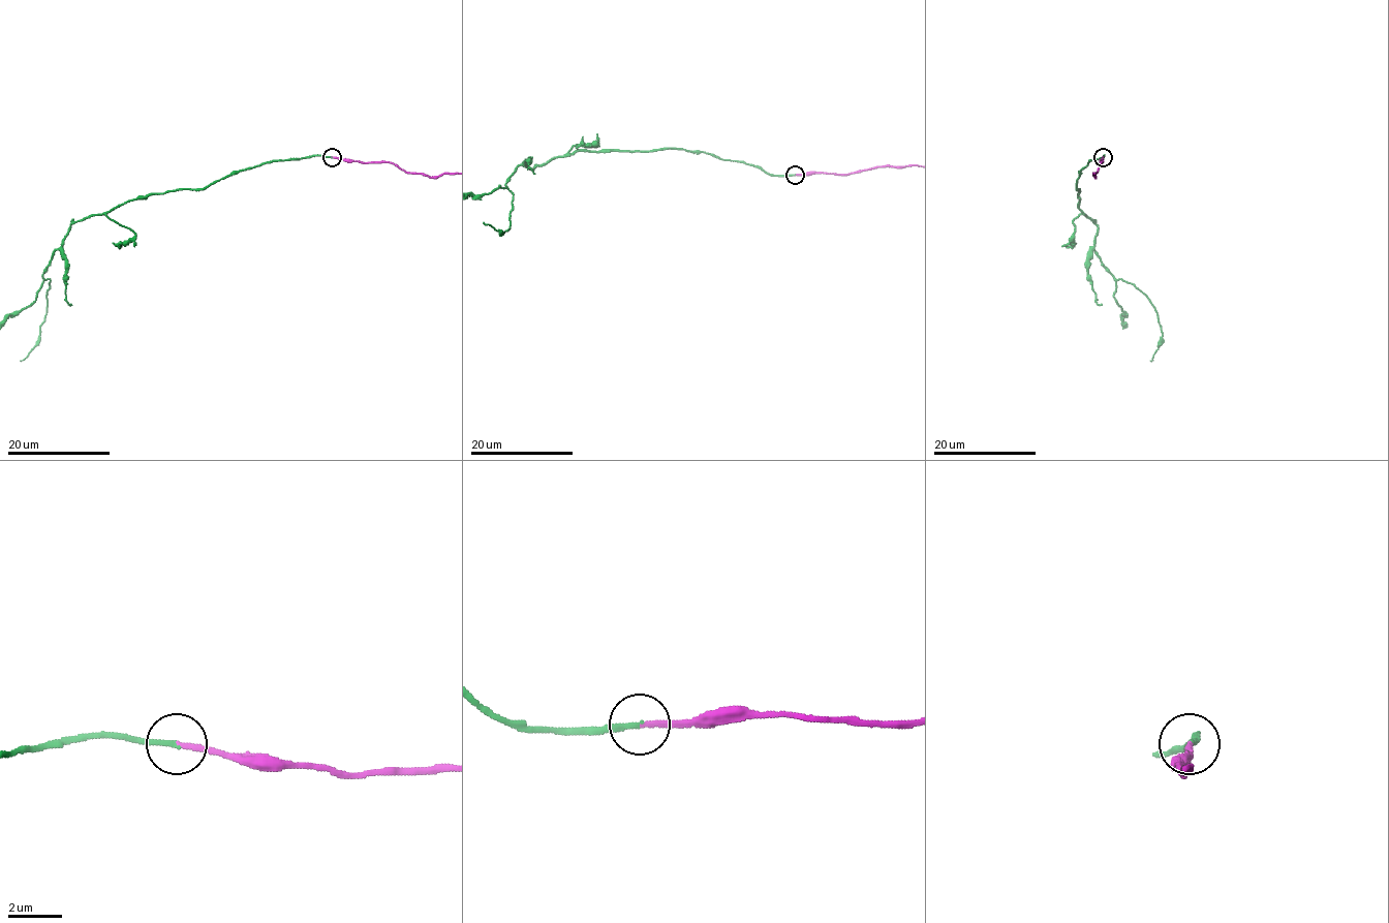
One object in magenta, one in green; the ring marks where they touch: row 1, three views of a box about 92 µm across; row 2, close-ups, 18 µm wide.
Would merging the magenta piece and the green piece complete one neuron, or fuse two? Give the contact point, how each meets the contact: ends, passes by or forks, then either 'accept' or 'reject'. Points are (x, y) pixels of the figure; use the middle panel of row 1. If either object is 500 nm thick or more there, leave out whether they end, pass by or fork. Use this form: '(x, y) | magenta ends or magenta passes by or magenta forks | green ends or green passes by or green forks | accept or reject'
(795, 175) | magenta ends | green ends | accept

